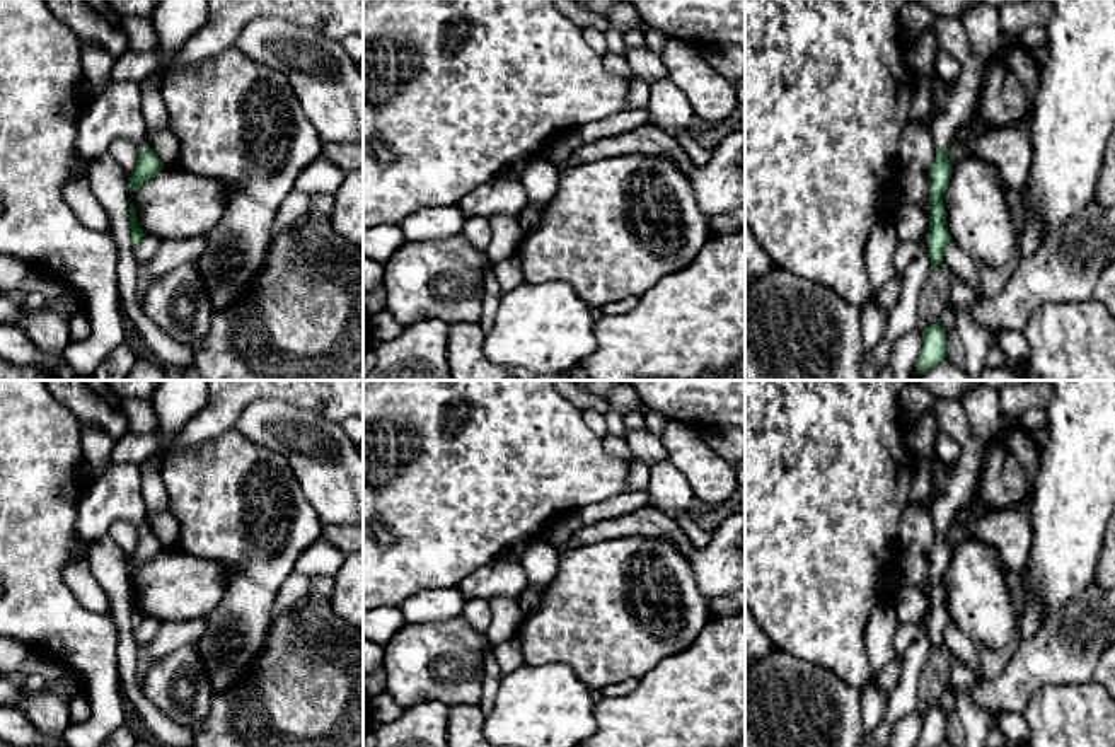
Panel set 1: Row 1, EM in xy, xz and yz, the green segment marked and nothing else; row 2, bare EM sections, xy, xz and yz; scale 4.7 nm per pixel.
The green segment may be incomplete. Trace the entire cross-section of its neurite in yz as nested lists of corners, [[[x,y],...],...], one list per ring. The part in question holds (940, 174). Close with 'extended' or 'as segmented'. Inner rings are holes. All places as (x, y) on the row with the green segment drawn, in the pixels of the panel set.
[[[936,17],[929,29],[934,31],[939,49],[953,55],[962,65],[962,73],[953,87],[941,80],[933,82],[929,133],[936,145],[936,160],[927,172],[931,205],[927,244],[933,268],[943,263],[945,247],[951,240],[943,205],[943,194],[953,172],[948,147],[955,133],[975,114],[984,60],[972,51],[960,17]]]; extended

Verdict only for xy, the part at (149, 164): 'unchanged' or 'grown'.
grown

